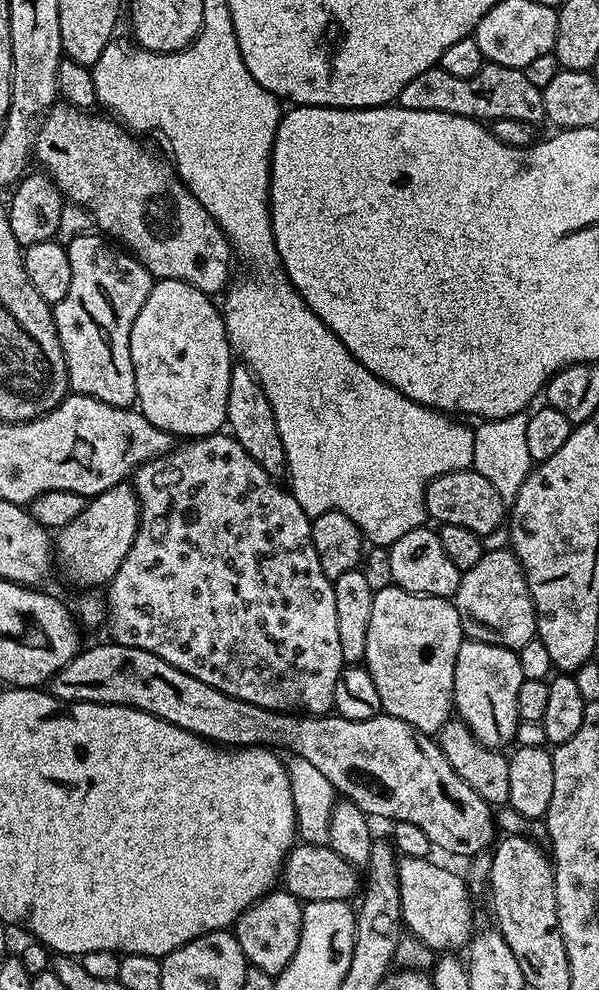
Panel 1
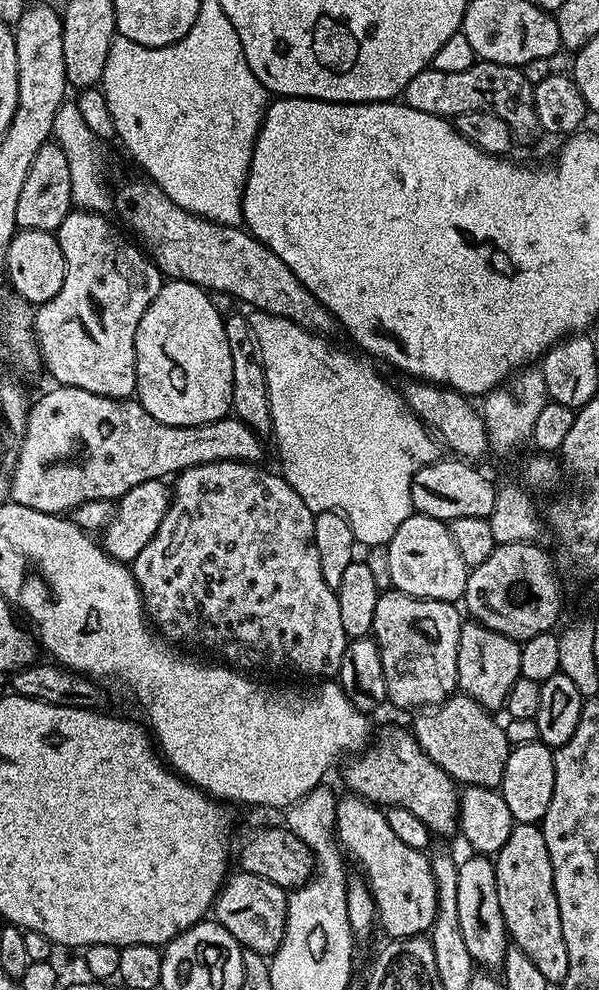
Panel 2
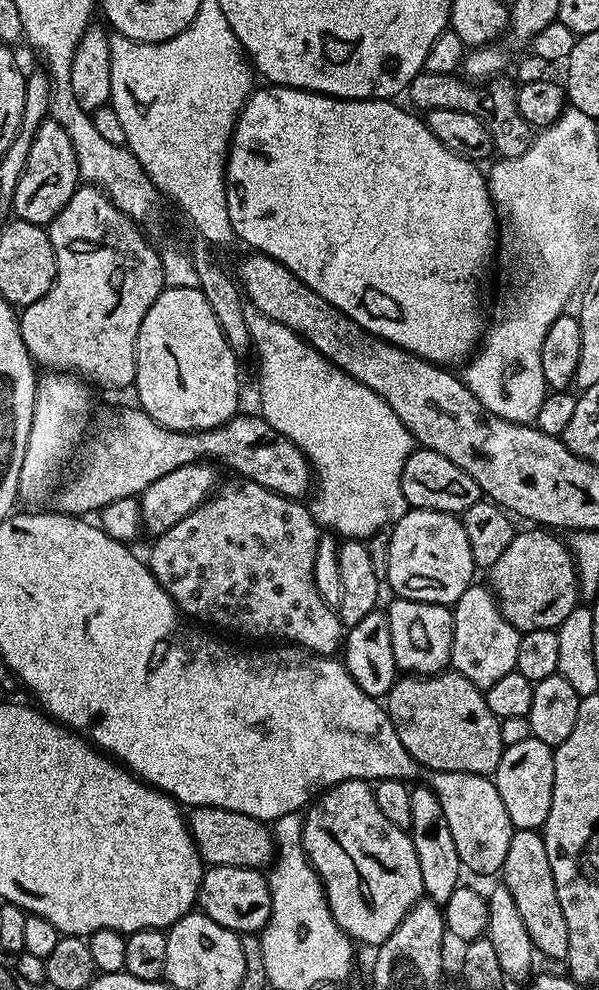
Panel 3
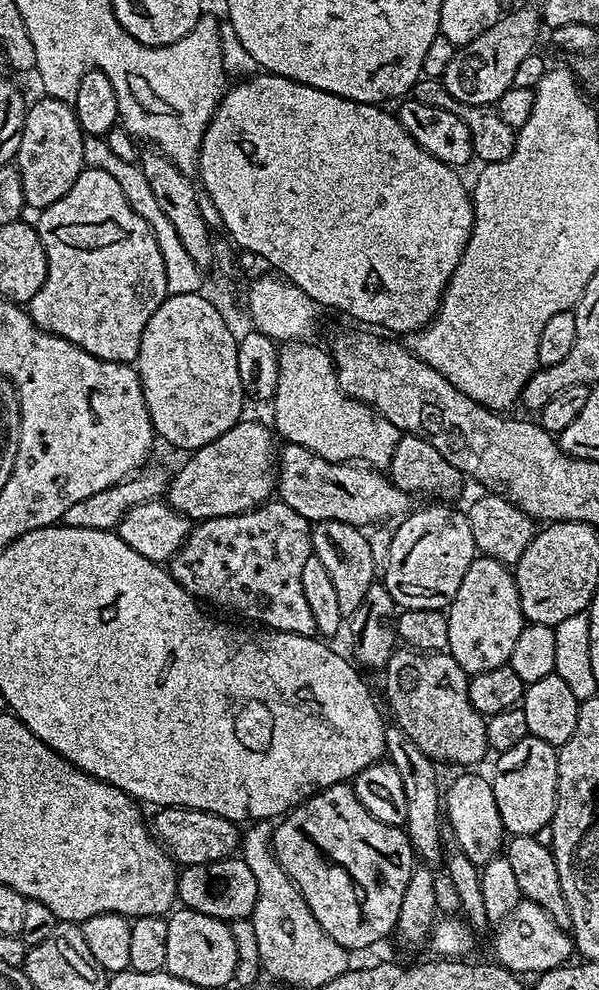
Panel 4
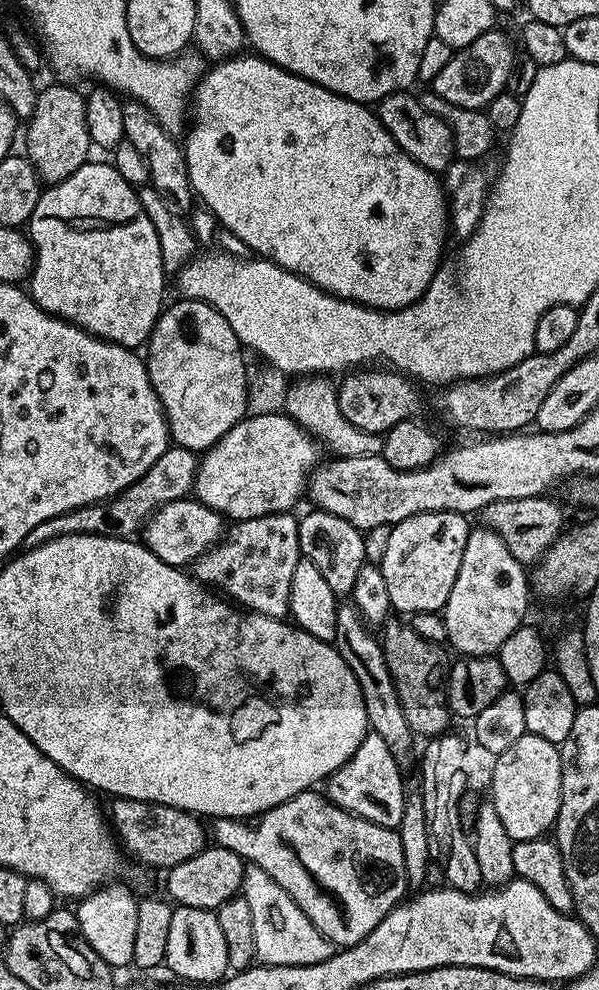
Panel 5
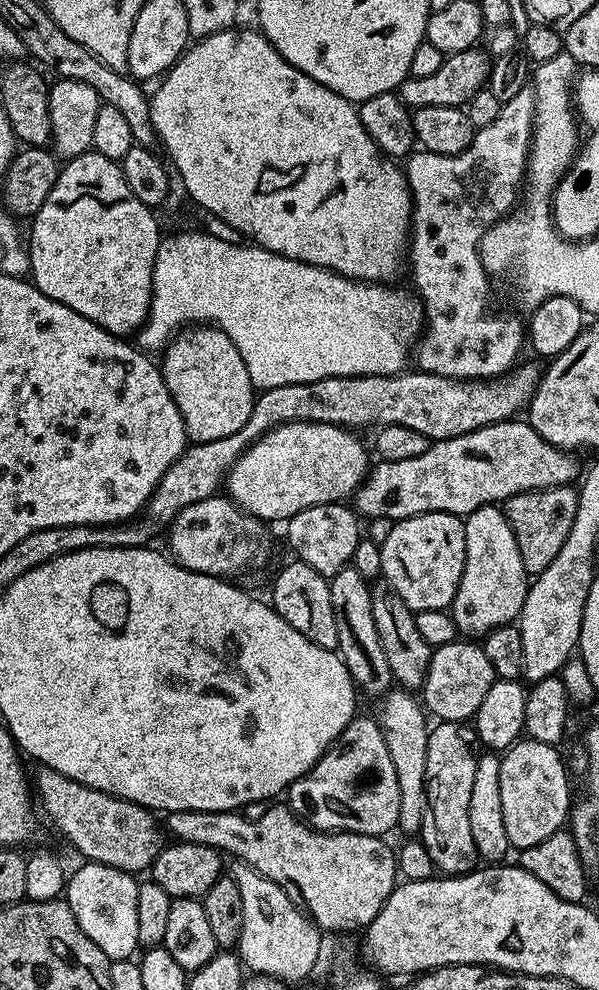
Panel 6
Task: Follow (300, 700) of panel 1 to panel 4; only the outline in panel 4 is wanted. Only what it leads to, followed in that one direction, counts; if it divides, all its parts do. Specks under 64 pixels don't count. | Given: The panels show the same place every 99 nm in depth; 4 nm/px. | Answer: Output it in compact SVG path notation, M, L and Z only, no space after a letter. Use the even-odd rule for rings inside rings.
M269 502L267 504L259 504L257 508L251 508L249 512L242 514L234 514L233 516L223 516L222 518L210 518L209 520L199 521L189 532L186 542L170 561L170 571L172 577L179 582L183 588L197 601L203 602L205 605L213 604L216 608L225 608L228 612L233 612L236 616L241 616L241 621L255 622L264 628L273 628L275 632L293 632L294 634L302 634L310 636L316 632L314 624L314 614L310 611L310 606L306 602L306 594L302 594L302 569L306 567L306 558L312 555L312 524L306 518L302 518L302 514L297 514L294 510L290 510L290 506L279 502Z

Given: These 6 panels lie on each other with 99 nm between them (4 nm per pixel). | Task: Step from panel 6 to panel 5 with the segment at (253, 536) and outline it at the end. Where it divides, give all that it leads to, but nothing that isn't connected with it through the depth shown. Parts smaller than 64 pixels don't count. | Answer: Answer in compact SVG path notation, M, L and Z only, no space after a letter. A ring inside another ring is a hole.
M185 498L166 502L166 506L159 508L148 519L142 529L142 543L155 556L162 558L162 562L175 568L187 569L195 565L196 559L205 550L213 548L217 542L222 540L225 531L226 520L219 512L210 510L210 506L206 506L201 500Z

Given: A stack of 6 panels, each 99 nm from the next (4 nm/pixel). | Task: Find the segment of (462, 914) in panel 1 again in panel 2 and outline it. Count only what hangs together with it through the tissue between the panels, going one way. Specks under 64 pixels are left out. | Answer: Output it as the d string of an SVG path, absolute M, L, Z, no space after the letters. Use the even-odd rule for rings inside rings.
M344 794L336 802L336 835L339 847L364 867L362 873L376 904L379 927L392 940L423 936L436 922L436 887L432 862L421 849L406 846L390 830L384 812L360 796Z

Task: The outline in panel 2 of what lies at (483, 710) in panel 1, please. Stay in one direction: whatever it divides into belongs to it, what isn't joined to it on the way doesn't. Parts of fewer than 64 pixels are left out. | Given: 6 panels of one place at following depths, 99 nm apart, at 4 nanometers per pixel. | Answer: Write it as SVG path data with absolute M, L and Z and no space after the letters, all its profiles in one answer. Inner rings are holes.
M464 622L458 638L459 691L489 710L503 709L510 686L520 675L520 644L475 622Z

